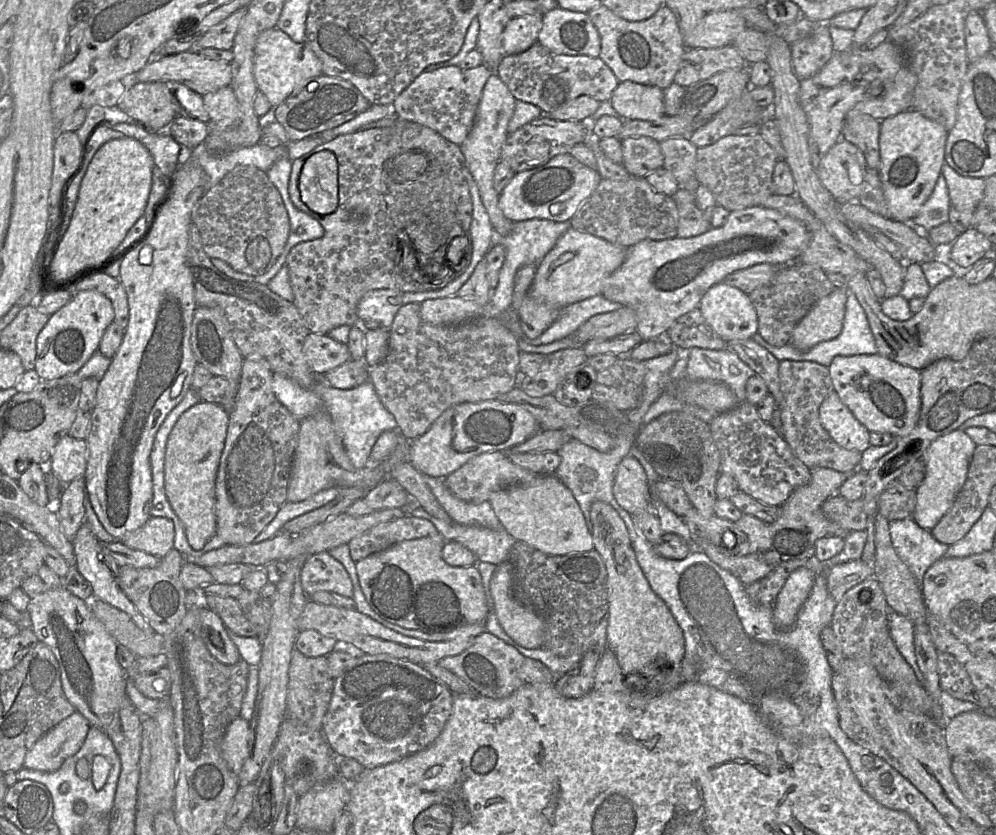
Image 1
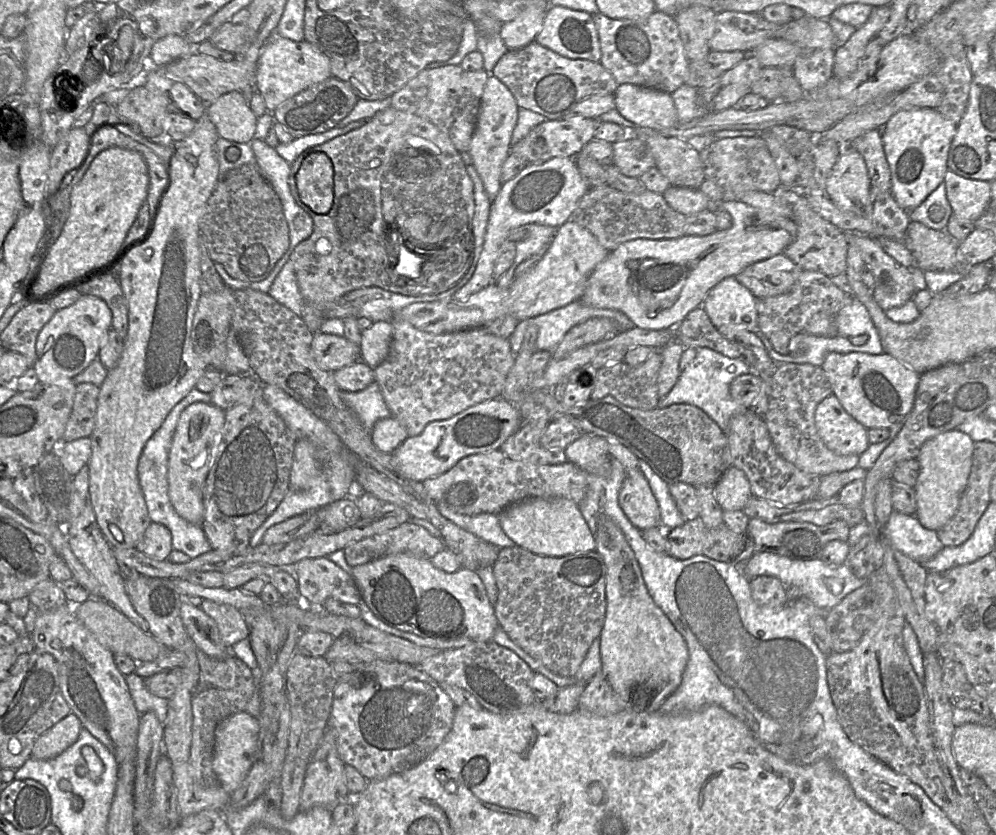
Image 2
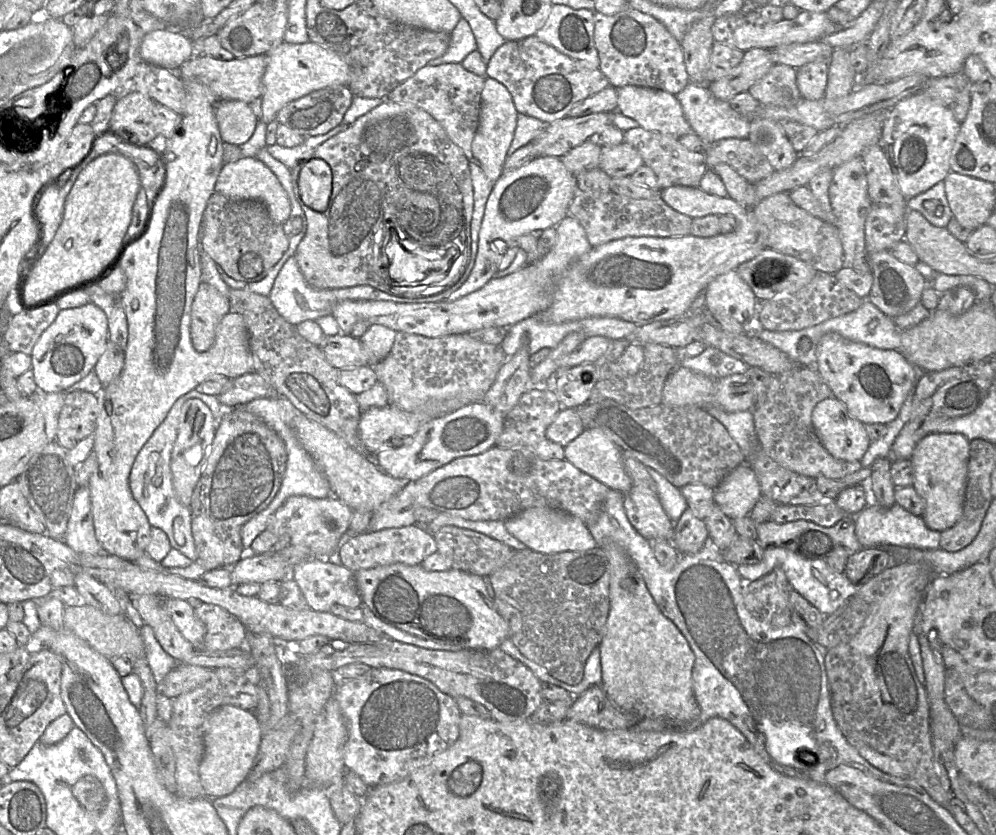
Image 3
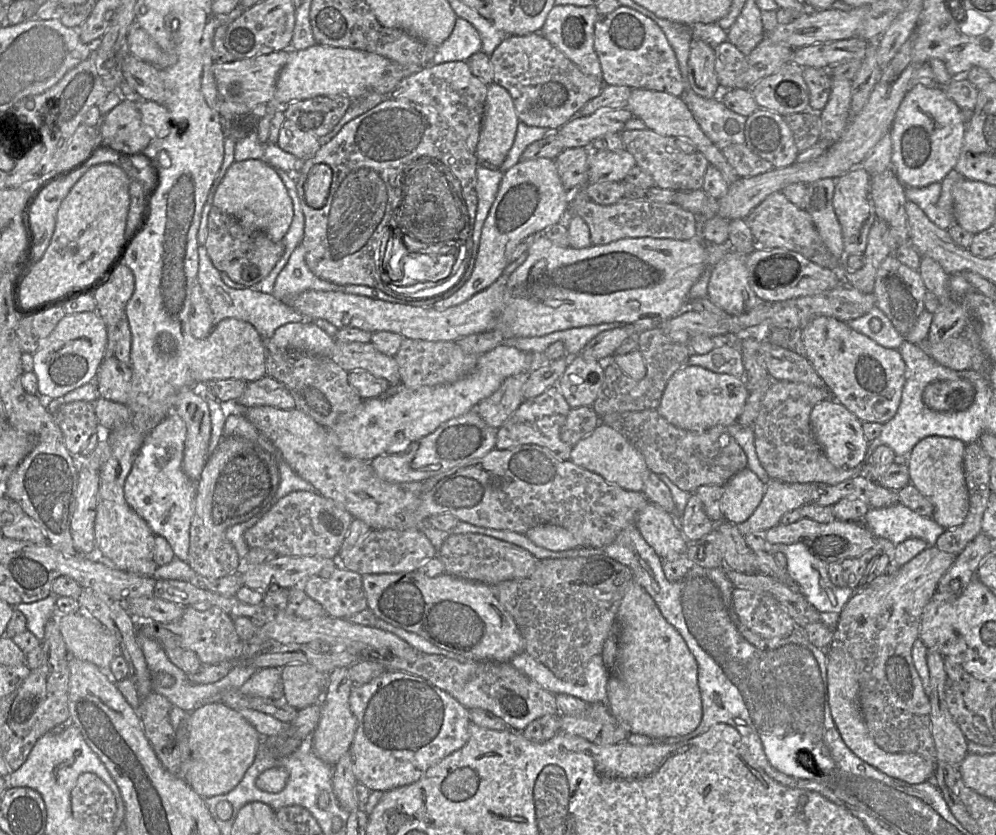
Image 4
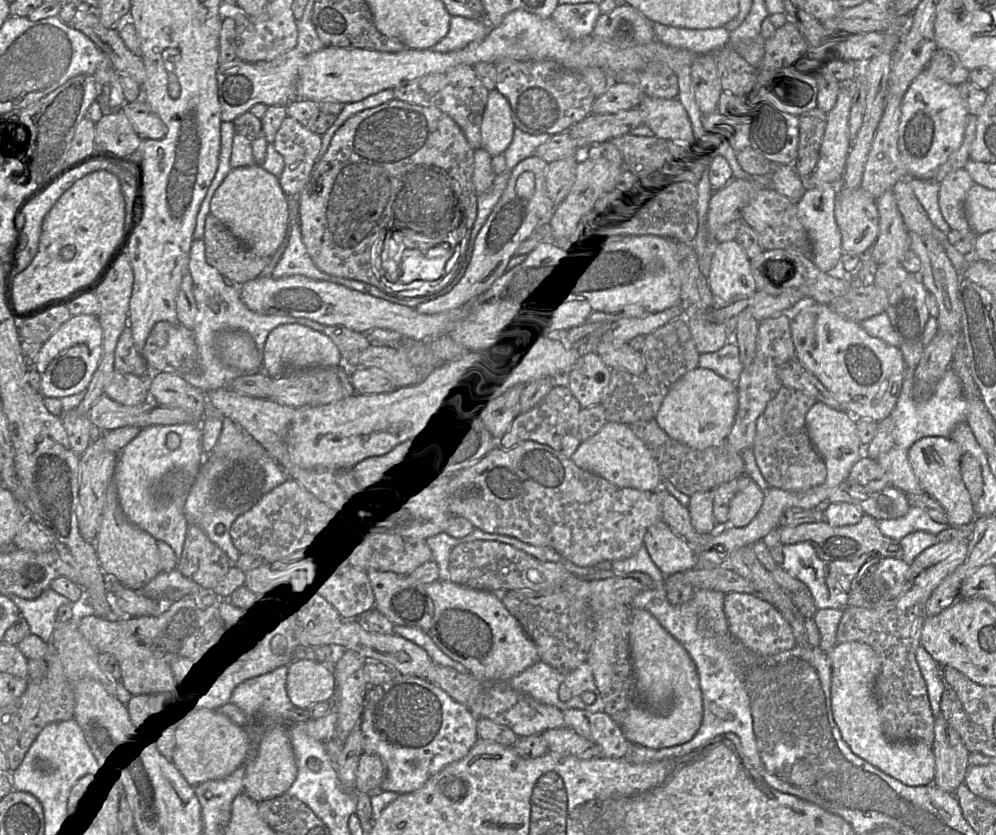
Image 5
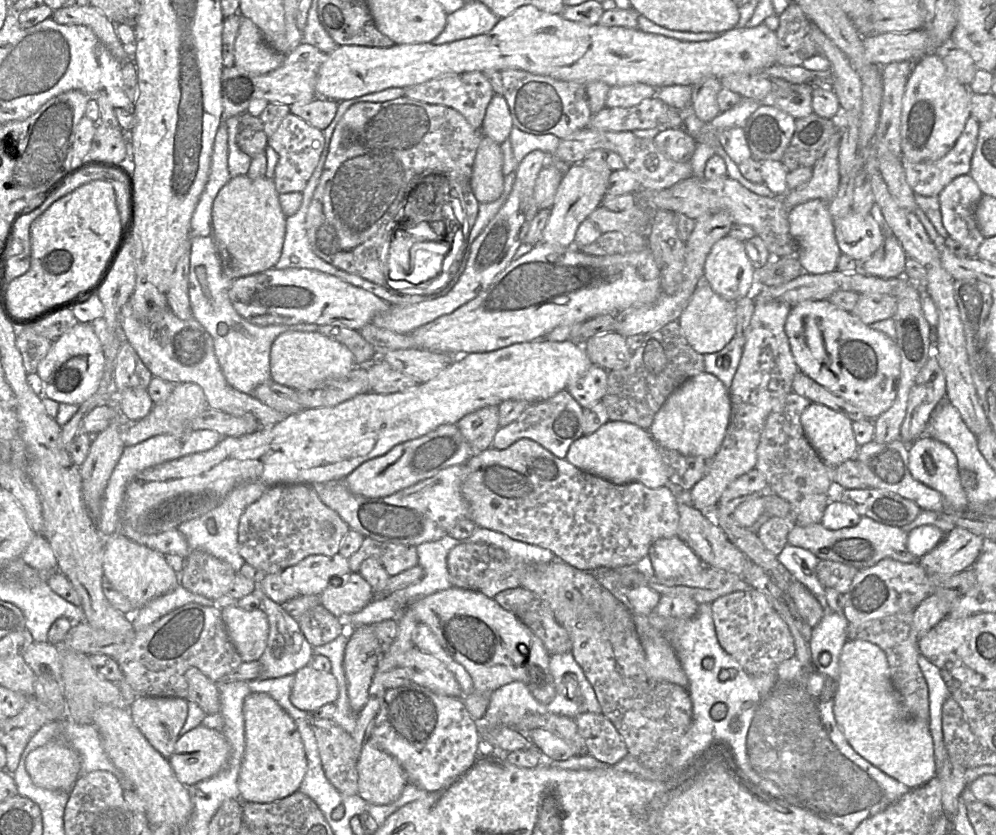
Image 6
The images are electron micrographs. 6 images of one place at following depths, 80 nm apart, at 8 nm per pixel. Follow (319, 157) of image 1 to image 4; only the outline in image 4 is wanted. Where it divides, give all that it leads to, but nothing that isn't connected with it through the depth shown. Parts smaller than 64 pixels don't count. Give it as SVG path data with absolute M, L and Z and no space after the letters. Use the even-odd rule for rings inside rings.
M315 164L308 172L304 183L306 203L314 208L322 208L328 199L332 183L332 170L324 164Z

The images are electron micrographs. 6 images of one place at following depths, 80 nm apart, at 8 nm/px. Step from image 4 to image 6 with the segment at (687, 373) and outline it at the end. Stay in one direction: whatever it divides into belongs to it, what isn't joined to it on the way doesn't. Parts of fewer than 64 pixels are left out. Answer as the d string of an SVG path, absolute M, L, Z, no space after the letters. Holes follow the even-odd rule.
M706 371L688 379L675 389L655 414L649 433L661 446L687 456L713 459L729 424L729 390L716 376Z

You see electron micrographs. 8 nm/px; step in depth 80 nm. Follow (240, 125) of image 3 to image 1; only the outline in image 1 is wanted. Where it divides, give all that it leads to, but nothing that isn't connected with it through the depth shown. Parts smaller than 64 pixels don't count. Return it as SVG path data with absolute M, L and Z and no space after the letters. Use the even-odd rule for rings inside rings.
M230 86L220 88L202 96L210 117L210 125L230 128L239 123L240 108L235 93Z

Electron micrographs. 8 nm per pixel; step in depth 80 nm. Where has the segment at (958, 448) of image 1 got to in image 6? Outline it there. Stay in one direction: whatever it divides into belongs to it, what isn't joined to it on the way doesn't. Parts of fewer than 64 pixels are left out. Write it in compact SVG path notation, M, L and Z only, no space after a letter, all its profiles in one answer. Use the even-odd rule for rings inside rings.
M924 435L908 445L908 465L914 479L943 495L954 510L967 510L969 501L960 480L960 470L954 452L944 443Z

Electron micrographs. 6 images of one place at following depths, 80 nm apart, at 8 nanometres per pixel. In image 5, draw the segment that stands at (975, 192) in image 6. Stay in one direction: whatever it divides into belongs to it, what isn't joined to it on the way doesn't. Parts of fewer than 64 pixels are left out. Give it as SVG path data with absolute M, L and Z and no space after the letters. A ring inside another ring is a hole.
M965 168L949 173L941 182L939 208L950 229L971 233L964 211L964 201L975 184Z

